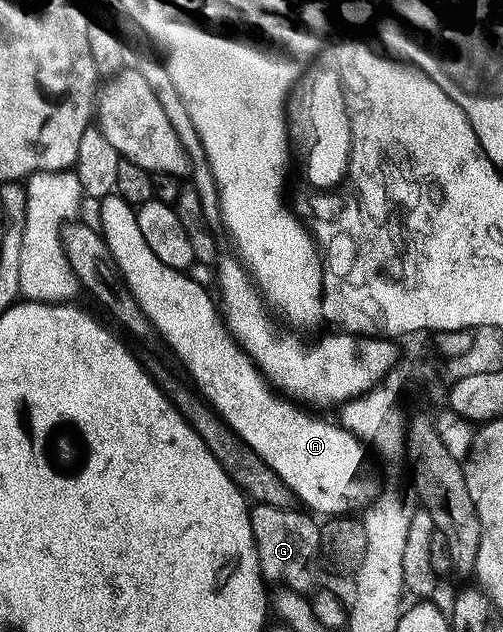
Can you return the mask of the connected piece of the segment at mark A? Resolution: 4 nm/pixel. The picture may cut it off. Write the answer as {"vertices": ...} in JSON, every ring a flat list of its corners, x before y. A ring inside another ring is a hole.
{"vertices":[[111,194,99,199,96,206,96,224,106,240,108,250,112,250,112,258,116,258,118,273,122,275,128,290,136,298,140,310,144,310,148,322,152,322,161,343,166,343,174,351,175,358,186,367,191,380,189,383,196,389,197,395,280,476,289,486,293,497,298,502,307,504,306,508,311,513,319,517,333,518,353,513,353,508,365,509,366,503,374,494,375,477,369,471,362,472,362,464,364,465,366,460,366,450,362,441,333,419,321,420,318,416,309,416,306,413,309,411,305,407,299,406,293,399,283,398,271,387,266,377,259,372,257,364,230,335,223,313,216,307,215,297,213,300,209,296,211,293,208,289,197,284,183,269,164,266,164,262,160,262,156,254,152,254,148,242,144,242,144,234,140,234,140,222,135,205,124,202,124,198,116,194]]}

